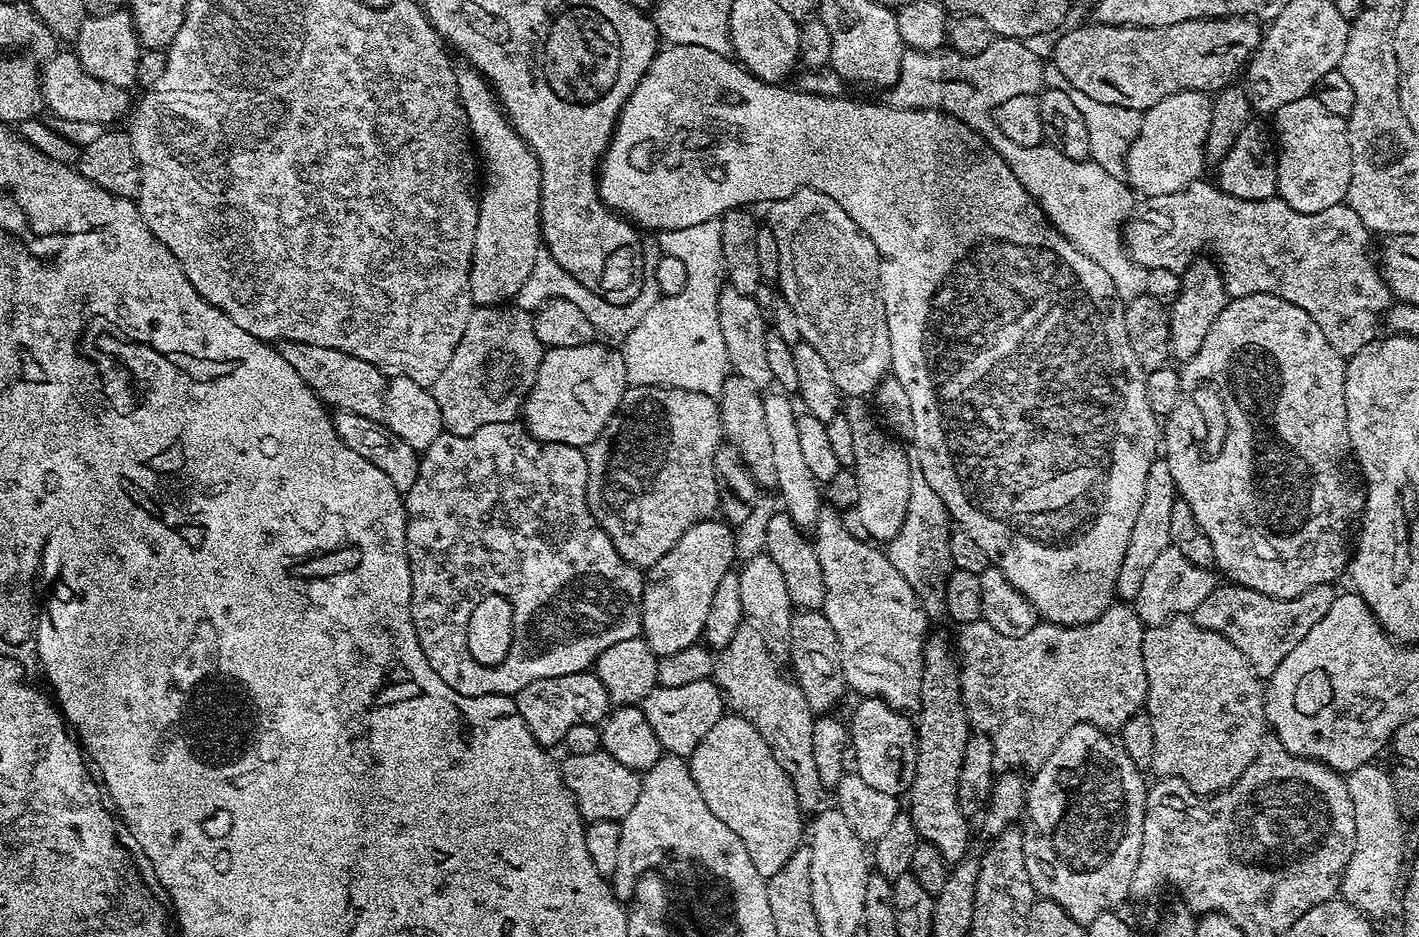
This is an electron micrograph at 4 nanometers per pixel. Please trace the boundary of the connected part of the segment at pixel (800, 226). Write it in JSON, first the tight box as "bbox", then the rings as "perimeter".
{"bbox":[766,192,884,402],"perimeter":[[[795,192],[790,198],[773,203],[771,208],[766,226],[774,234],[774,242],[778,242],[778,291],[790,302],[790,310],[794,310],[800,331],[799,344],[822,366],[826,382],[830,382],[830,390],[834,390],[837,398],[844,402],[859,401],[859,396],[871,389],[884,368],[882,306],[868,239],[830,198],[817,192]]]}

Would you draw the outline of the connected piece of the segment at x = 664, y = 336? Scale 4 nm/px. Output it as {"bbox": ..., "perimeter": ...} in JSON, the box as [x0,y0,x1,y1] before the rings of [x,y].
{"bbox":[622,220,730,398],"perimeter":[[[719,220],[698,222],[698,226],[686,226],[686,230],[659,233],[658,239],[663,255],[678,258],[678,262],[686,266],[686,290],[677,296],[663,297],[651,306],[638,326],[634,326],[622,340],[628,383],[638,388],[679,390],[705,398],[719,397],[730,376],[726,346],[722,343],[722,332],[718,330],[718,298],[726,284],[722,262],[722,226]]]}

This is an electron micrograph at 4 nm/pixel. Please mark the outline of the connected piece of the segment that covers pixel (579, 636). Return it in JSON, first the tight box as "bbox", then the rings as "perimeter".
{"bbox":[404,424,645,750],"perimeter":[[[491,424],[490,426],[482,426],[482,430],[478,430],[469,436],[449,436],[445,435],[443,438],[436,440],[429,448],[419,457],[418,467],[422,469],[422,478],[436,478],[436,484],[432,484],[432,492],[428,492],[430,488],[426,488],[426,484],[422,484],[422,488],[418,486],[420,496],[424,498],[436,498],[432,500],[432,516],[428,516],[428,520],[414,520],[410,526],[410,532],[404,532],[404,556],[408,559],[408,569],[412,578],[412,625],[416,631],[418,642],[424,651],[426,662],[430,662],[430,666],[434,670],[434,674],[438,674],[438,678],[442,678],[442,682],[446,682],[446,686],[453,688],[458,694],[463,696],[470,696],[479,698],[481,696],[510,696],[514,697],[516,705],[518,706],[518,714],[522,714],[522,718],[526,722],[526,726],[530,730],[530,734],[534,734],[534,738],[539,742],[543,748],[552,750],[554,746],[563,745],[566,734],[570,734],[570,730],[574,730],[574,726],[579,724],[594,724],[597,726],[603,725],[604,721],[610,715],[610,701],[606,694],[606,688],[602,686],[602,682],[595,676],[595,674],[588,674],[588,676],[576,676],[579,672],[584,672],[593,667],[597,658],[606,650],[610,650],[610,646],[618,646],[620,642],[637,639],[641,635],[642,629],[640,626],[640,602],[642,594],[644,593],[645,577],[642,575],[641,569],[633,568],[632,565],[625,563],[620,555],[614,550],[607,537],[598,530],[594,530],[590,523],[590,518],[587,511],[587,504],[584,501],[586,494],[586,478],[588,477],[588,462],[585,453],[578,448],[570,448],[565,444],[542,444],[539,442],[527,442],[523,444],[520,441],[520,436],[514,430],[512,424]]]}

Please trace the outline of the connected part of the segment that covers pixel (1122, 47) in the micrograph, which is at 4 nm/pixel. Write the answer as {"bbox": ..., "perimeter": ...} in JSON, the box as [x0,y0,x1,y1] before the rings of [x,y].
{"bbox":[1060,14,1274,114],"perimeter":[[[1201,14],[1178,26],[1166,26],[1153,32],[1086,32],[1076,37],[1064,48],[1060,64],[1068,75],[1067,83],[1078,90],[1086,90],[1090,98],[1106,102],[1141,114],[1164,108],[1179,100],[1216,96],[1232,83],[1239,81],[1244,71],[1266,50],[1272,42],[1274,28],[1267,19],[1254,14]]]}

